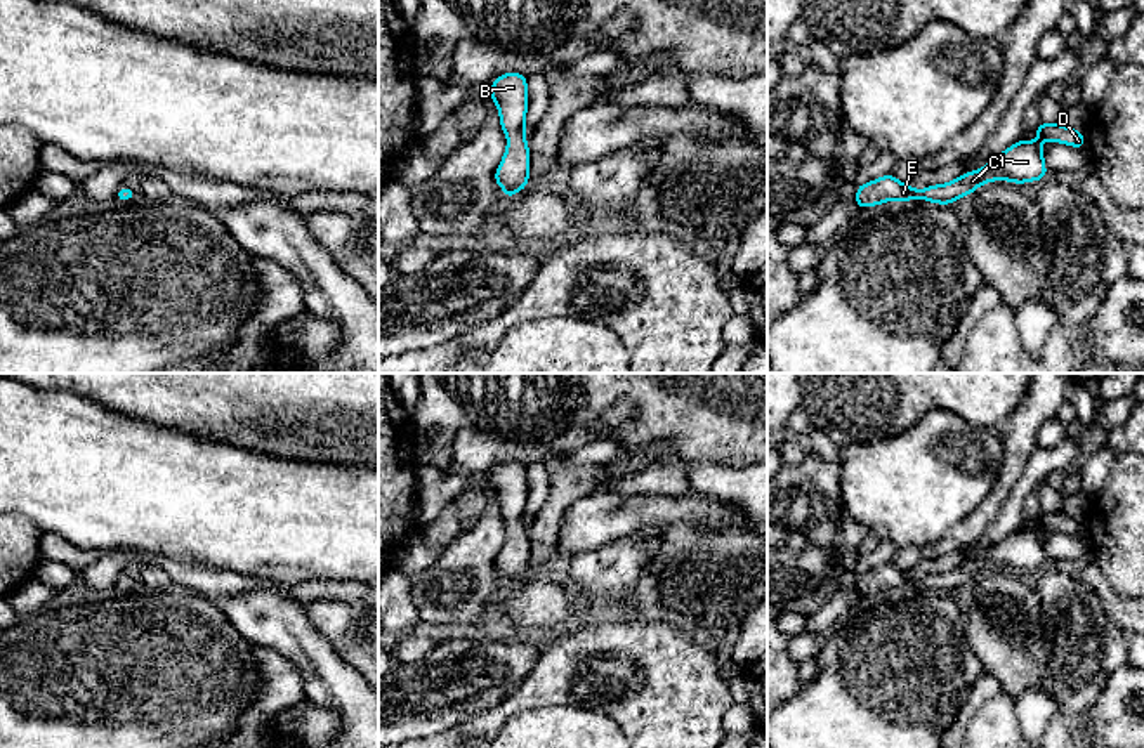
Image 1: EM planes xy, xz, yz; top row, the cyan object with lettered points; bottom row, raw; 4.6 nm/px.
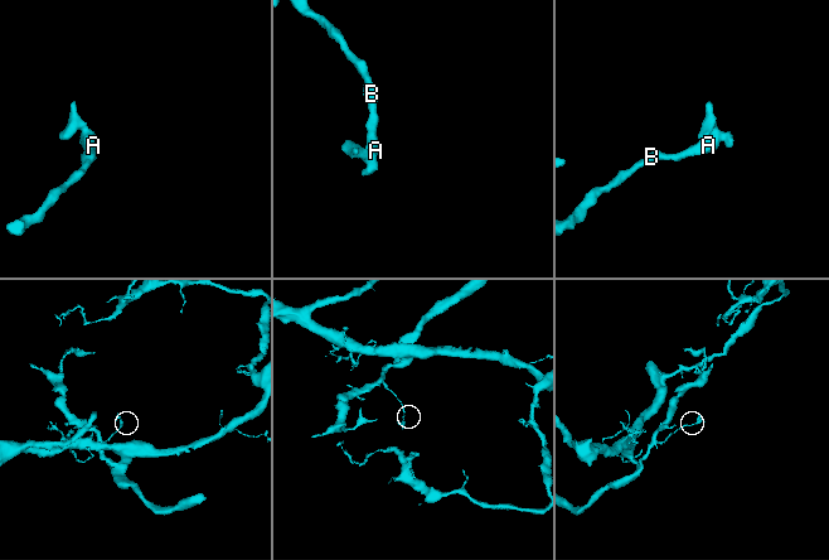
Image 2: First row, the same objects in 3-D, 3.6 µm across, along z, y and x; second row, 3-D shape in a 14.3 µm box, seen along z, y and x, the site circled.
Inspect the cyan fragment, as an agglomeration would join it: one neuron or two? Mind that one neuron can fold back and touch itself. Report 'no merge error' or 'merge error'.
no merge error

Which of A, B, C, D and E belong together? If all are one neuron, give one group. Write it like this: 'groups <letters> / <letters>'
groups A B C D E

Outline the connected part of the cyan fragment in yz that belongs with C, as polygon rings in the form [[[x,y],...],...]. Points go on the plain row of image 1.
[[[1017,529],[1002,543],[993,545],[988,554],[962,562],[948,573],[927,574],[922,580],[917,580],[913,574],[899,571],[889,562],[868,573],[858,573],[854,590],[861,597],[892,588],[910,590],[918,587],[930,592],[950,594],[991,569],[1024,573],[1045,568],[1047,564],[1042,533],[1038,529]]]

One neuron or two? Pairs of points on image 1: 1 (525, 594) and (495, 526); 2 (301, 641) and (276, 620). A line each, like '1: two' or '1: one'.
1: two
2: one

